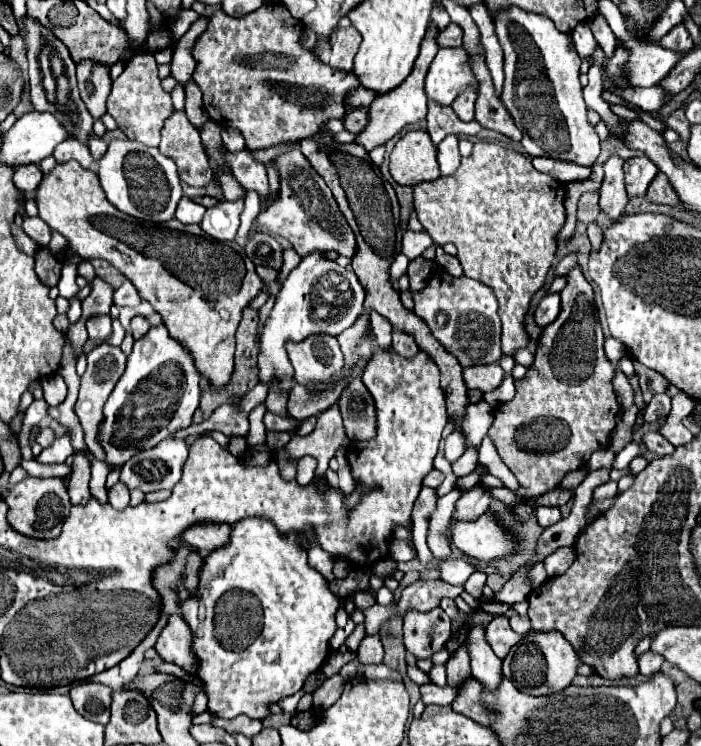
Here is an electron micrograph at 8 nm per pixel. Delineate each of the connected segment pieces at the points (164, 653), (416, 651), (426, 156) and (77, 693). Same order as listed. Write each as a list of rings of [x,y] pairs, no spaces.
[[[170,616],[168,626],[160,634],[154,648],[166,662],[178,664],[180,668],[184,668],[184,672],[196,678],[200,660],[192,650],[192,630],[182,616]]]
[[[442,608],[430,612],[408,612],[404,616],[404,646],[416,658],[432,658],[452,638],[452,622]]]
[[[422,130],[406,132],[390,154],[390,174],[398,184],[416,186],[424,180],[436,180],[440,176],[436,162],[436,148]]]
[[[82,682],[70,690],[76,712],[98,724],[108,724],[110,720],[110,694],[108,686],[96,682]]]

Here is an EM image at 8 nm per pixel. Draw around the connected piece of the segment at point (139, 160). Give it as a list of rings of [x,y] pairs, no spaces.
[[[114,138],[106,154],[98,160],[98,178],[106,198],[124,214],[148,222],[166,222],[174,218],[176,206],[182,198],[182,186],[172,158],[164,156],[158,148],[144,146],[136,140]]]

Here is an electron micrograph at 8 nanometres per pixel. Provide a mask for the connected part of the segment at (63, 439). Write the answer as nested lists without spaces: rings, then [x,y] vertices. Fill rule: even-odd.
[[[64,434],[50,448],[42,450],[42,454],[36,460],[38,462],[44,462],[44,464],[60,464],[68,456],[72,456],[72,452],[74,452],[74,448],[70,444],[70,434]]]

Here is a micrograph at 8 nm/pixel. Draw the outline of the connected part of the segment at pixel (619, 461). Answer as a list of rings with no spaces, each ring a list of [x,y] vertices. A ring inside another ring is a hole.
[[[630,442],[630,444],[616,456],[614,468],[616,468],[616,470],[624,470],[624,468],[628,468],[628,464],[630,464],[636,456],[640,456],[640,444]]]

